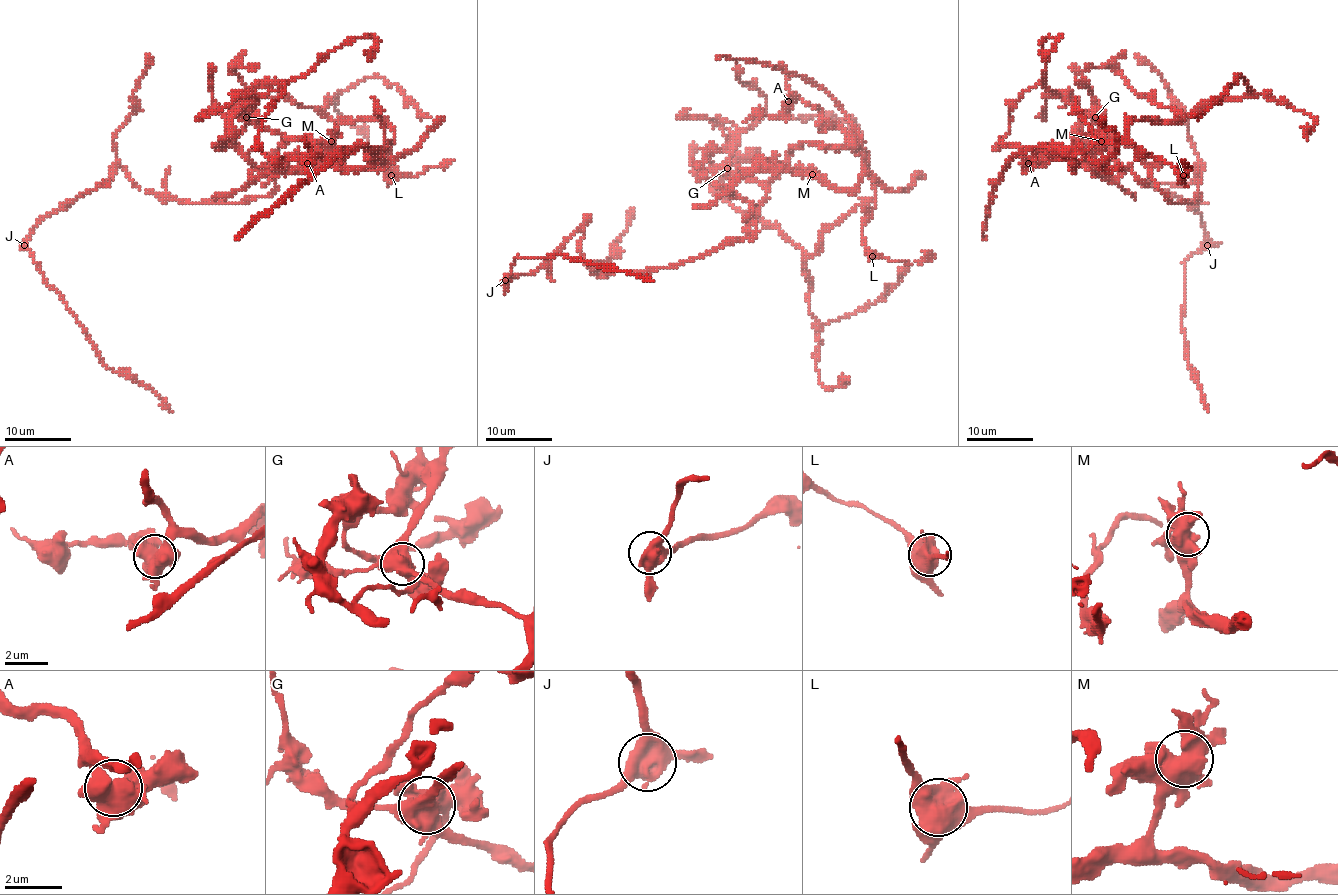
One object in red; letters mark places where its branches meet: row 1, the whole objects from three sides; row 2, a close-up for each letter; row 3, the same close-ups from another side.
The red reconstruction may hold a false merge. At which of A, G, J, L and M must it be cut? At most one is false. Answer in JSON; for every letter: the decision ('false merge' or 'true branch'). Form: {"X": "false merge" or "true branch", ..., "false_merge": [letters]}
{"A": "true branch", "G": "false merge", "J": "true branch", "L": "true branch", "M": "true branch", "false_merge": ["G"]}

